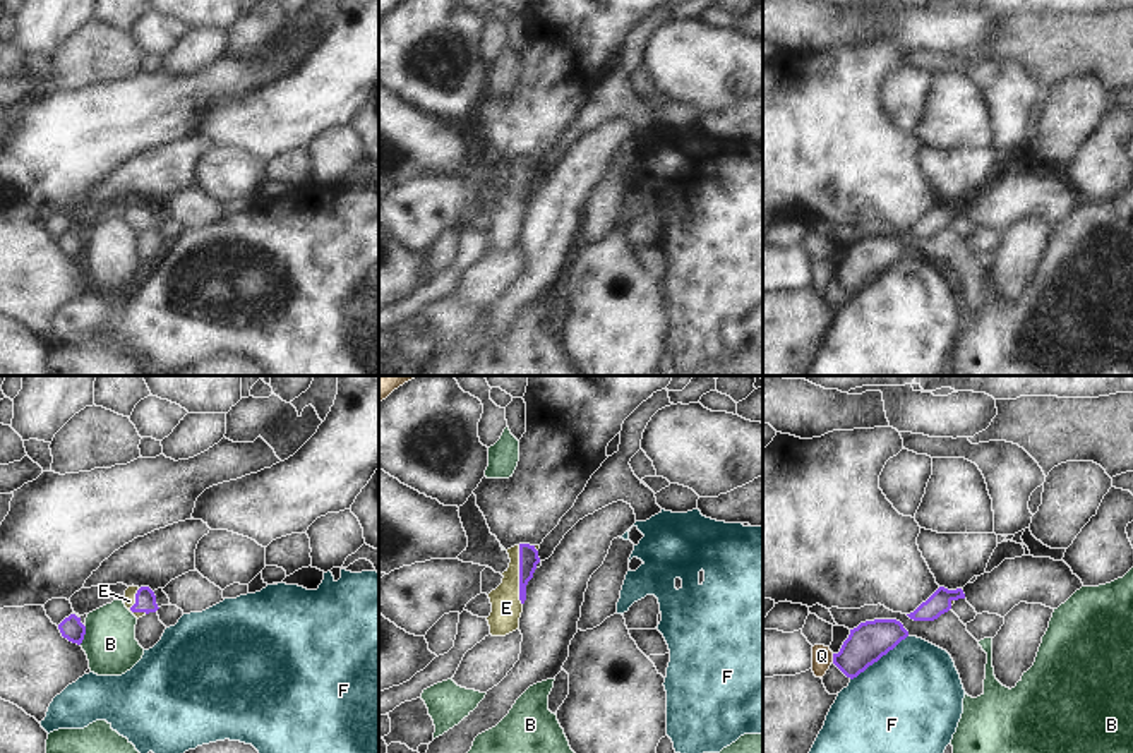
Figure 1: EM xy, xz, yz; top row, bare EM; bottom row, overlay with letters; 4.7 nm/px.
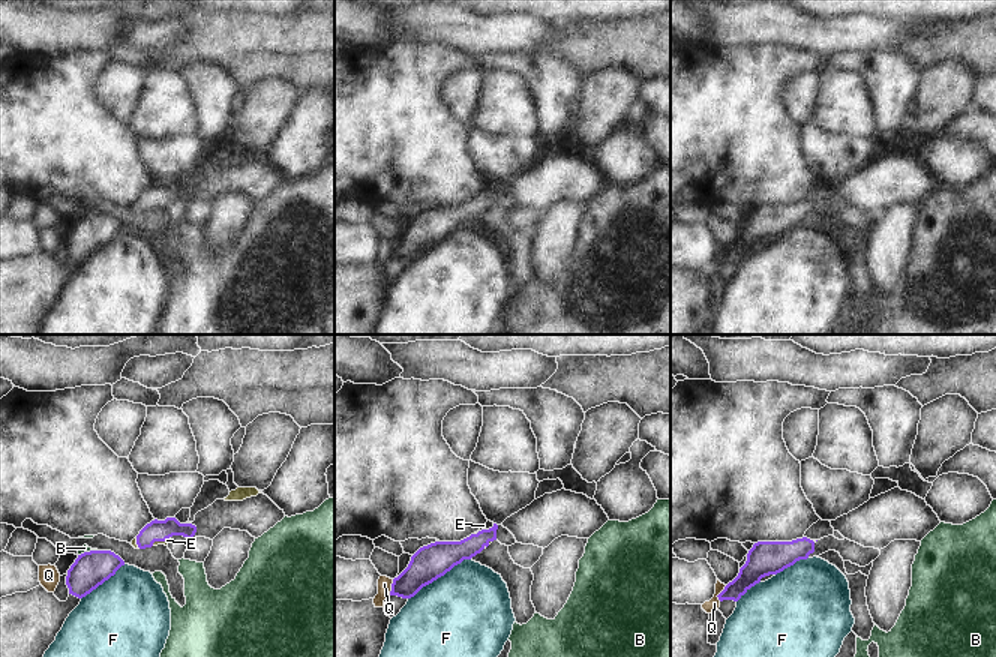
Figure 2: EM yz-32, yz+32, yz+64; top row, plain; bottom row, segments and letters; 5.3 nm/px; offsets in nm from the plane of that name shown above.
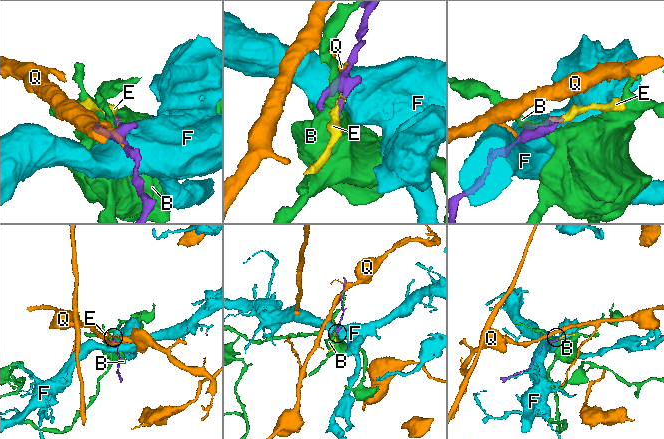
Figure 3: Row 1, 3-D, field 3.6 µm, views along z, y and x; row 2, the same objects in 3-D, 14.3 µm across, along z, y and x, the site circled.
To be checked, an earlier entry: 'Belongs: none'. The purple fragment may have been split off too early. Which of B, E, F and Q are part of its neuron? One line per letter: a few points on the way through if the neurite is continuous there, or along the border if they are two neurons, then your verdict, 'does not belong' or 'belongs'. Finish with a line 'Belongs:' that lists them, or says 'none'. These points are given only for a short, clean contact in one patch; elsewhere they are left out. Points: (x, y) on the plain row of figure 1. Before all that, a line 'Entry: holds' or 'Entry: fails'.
Entry: fails
B: does not belong
E: way xz (528, 172), (520, 191), (506, 223); belongs
F: does not belong
Q: border yz (832, 270), (833, 277); does not belong
Belongs: E

